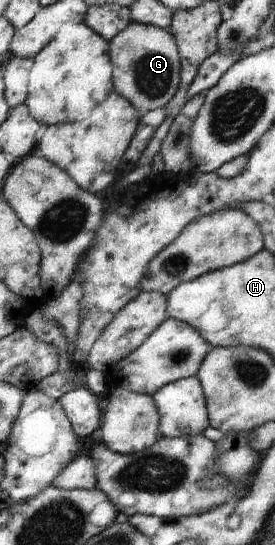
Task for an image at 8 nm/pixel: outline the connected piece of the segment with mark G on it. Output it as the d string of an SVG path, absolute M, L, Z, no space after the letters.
M131 21L109 44L110 47L120 47L120 51L130 47L134 55L126 71L120 69L118 63L113 63L112 81L115 92L125 97L140 115L164 108L175 96L181 82L181 59L174 36L169 30Z

